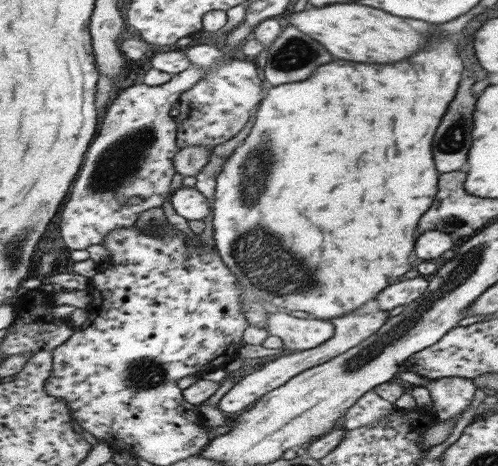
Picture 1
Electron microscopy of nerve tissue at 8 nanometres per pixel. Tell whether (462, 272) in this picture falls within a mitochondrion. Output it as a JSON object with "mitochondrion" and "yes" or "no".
{"mitochondrion":"yes"}

